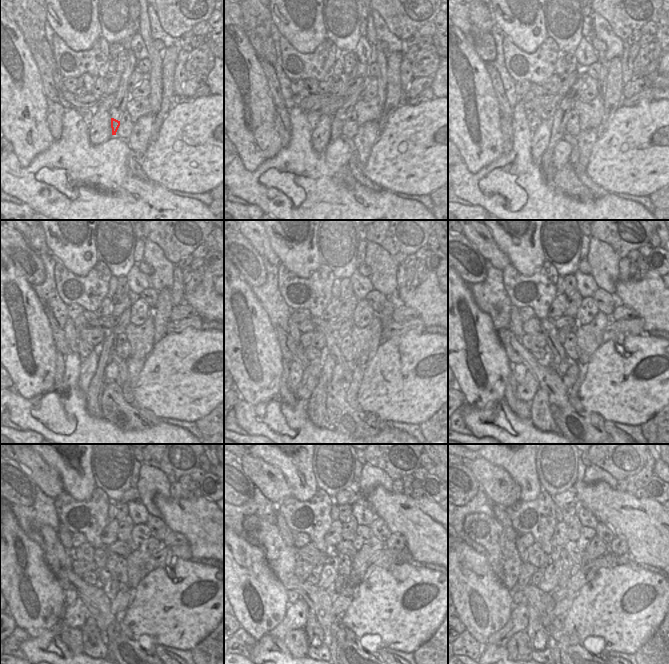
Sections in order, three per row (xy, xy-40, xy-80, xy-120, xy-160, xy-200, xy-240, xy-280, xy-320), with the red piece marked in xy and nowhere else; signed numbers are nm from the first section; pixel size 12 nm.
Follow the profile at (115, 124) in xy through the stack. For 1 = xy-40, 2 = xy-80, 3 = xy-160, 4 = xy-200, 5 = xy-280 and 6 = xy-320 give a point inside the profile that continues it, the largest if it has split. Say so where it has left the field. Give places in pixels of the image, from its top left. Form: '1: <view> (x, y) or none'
1: xy-40 (337, 124)
2: xy-80 (559, 122)
3: xy-160 (317, 413)
4: xy-200 (541, 418)
5: xy-280 (323, 647)
6: xy-320 (533, 647)

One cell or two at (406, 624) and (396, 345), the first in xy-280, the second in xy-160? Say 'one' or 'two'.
one

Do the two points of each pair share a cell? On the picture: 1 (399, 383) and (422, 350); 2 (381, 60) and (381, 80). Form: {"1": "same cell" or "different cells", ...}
{"1": "same cell", "2": "same cell"}

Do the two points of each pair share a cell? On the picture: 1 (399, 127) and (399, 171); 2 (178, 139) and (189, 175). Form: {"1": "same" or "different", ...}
{"1": "same", "2": "same"}

